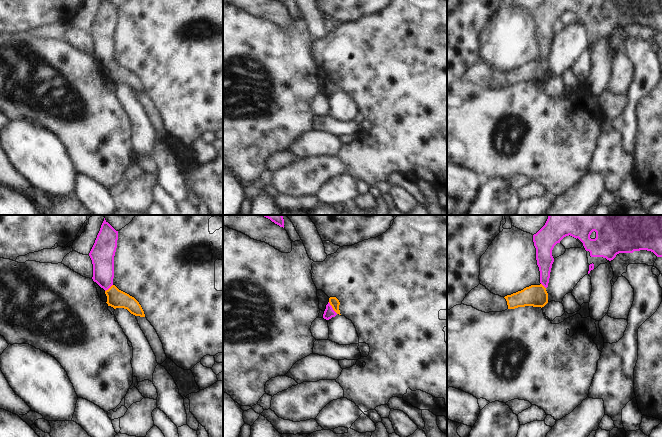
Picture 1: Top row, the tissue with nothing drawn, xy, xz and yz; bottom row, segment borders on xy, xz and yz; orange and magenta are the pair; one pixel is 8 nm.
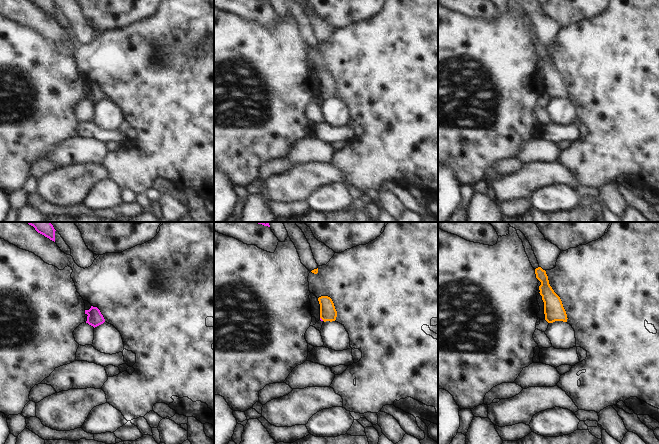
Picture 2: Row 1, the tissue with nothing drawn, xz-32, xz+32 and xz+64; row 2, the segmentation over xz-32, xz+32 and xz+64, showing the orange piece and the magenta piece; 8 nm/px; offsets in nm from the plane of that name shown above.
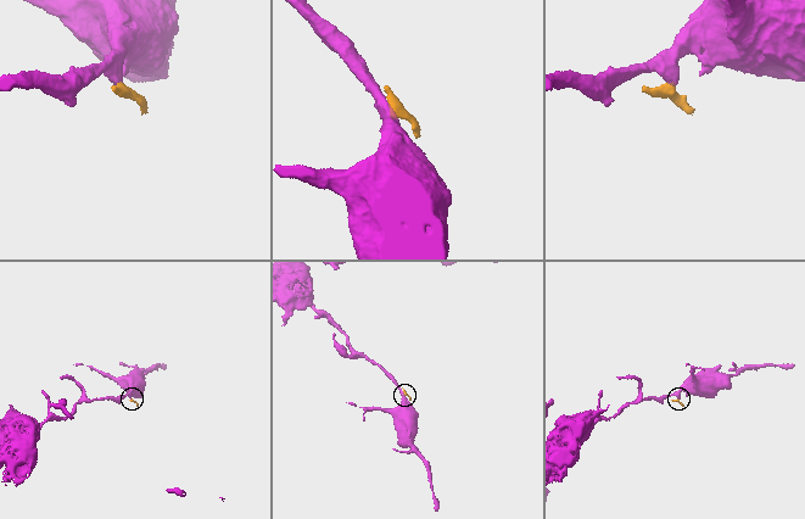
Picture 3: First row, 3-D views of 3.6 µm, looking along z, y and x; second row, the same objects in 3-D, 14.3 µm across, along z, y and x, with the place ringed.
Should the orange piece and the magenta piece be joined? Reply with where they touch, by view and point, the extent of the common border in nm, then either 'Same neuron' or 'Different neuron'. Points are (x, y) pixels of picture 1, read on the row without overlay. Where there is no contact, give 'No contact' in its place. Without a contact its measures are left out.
Touches orange at xz (332, 83). Shared border 120 nm. Different neuron

